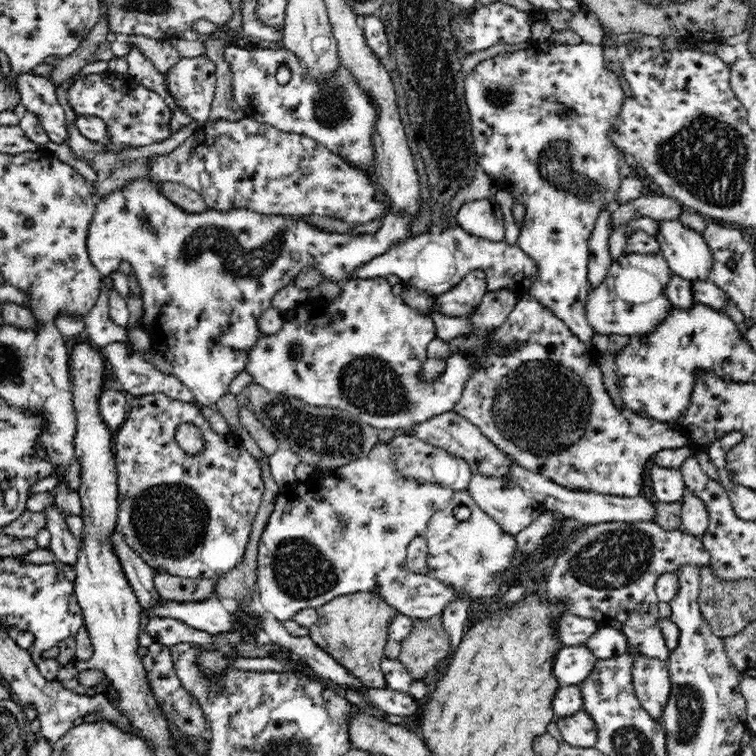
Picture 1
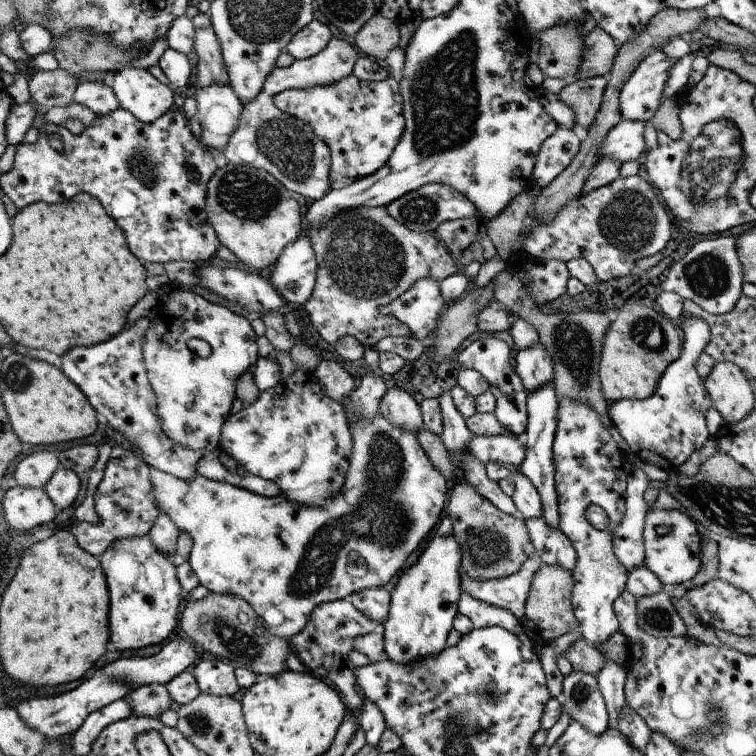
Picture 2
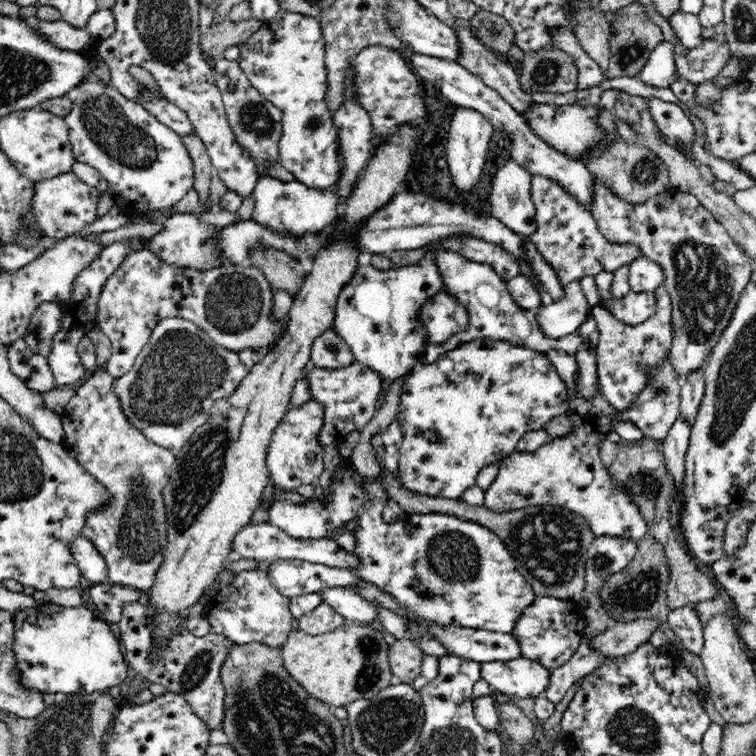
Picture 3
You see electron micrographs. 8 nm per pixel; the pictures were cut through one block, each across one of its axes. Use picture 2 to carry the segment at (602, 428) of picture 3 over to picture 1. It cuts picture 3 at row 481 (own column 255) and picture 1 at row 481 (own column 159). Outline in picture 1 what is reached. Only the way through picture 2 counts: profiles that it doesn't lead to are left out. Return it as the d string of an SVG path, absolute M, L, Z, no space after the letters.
M476 474L470 479L466 491L485 514L492 521L497 522L503 532L514 537L522 532L526 526L530 526L546 510L530 497L520 485L508 477L497 478L488 477L486 474Z

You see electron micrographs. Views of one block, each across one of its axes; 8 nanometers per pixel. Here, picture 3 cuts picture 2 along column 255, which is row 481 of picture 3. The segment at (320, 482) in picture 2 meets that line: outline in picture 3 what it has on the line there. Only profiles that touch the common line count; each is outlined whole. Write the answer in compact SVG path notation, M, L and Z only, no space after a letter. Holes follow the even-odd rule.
M487 337L480 338L476 341L464 343L456 350L448 350L448 352L440 354L440 358L442 358L442 360L444 360L444 358L450 358L450 360L454 362L453 370L451 370L450 375L438 371L437 363L433 363L432 365L419 364L403 382L400 404L398 405L398 414L396 416L396 421L399 422L401 426L403 439L401 440L401 447L399 450L398 469L395 474L398 476L398 479L402 481L402 486L410 491L431 497L442 497L454 500L460 499L465 490L476 485L475 480L483 466L499 464L503 458L512 454L517 442L524 434L540 430L543 424L546 424L546 422L552 420L552 418L564 415L565 412L569 410L572 393L565 388L565 385L561 382L561 378L555 373L555 368L553 368L547 354L541 354L537 352L537 350L532 350L531 348L516 347L505 341L492 341L492 339ZM426 430L436 431L440 440L438 440L438 442L430 442L430 440L424 438L423 434Z

